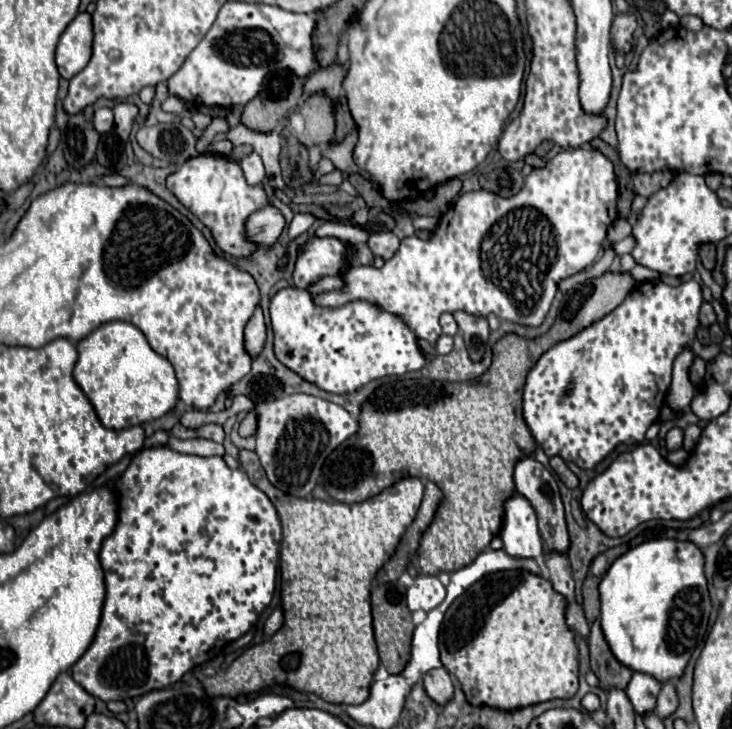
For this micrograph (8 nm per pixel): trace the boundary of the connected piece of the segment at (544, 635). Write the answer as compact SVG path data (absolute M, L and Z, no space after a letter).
M504 571L504 573L492 573L488 577L482 577L476 585L472 585L472 589L468 589L468 593L460 595L448 609L448 613L444 615L444 623L442 623L442 631L440 631L440 659L442 659L442 665L448 673L452 673L458 683L462 685L464 689L464 695L466 695L466 701L472 703L472 705L482 705L482 703L488 703L490 707L494 709L500 709L500 711L518 711L522 707L530 707L530 705L536 705L536 703L542 703L542 701L552 701L552 699L572 699L578 691L578 649L574 645L574 633L566 627L566 621L564 621L564 597L560 597L550 581L538 577L538 575L532 575L532 573L524 573L524 571Z

